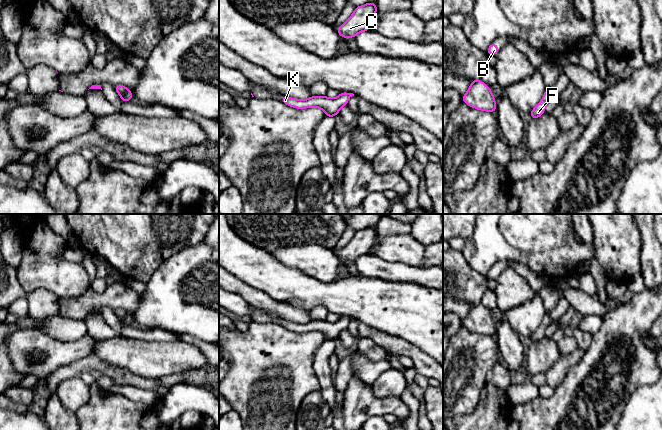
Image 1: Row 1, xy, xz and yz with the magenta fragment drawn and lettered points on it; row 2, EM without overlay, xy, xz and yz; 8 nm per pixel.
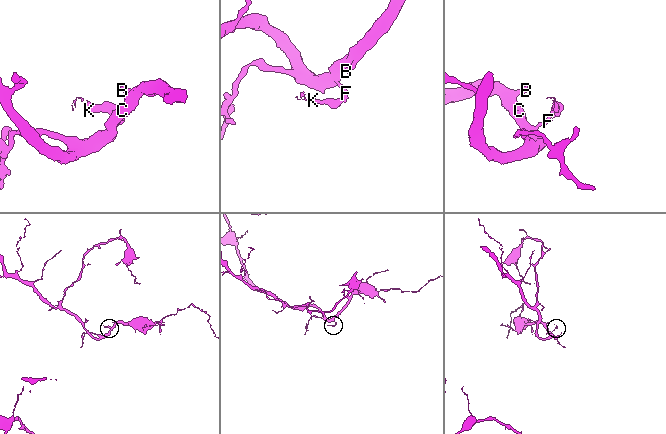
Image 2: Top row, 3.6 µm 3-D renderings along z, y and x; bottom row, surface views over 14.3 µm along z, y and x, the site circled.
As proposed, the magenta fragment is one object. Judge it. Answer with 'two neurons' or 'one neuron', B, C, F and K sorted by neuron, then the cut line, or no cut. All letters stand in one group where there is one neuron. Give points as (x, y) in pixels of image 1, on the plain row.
two neurons; groups B C F / K; cut xy (127, 312), (121, 321)

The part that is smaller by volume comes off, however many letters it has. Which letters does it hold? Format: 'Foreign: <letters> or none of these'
Foreign: K

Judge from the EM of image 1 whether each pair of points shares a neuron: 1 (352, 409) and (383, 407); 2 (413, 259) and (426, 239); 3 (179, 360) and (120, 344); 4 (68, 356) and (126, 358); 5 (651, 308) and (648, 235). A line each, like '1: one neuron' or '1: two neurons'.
1: one neuron
2: two neurons
3: one neuron
4: two neurons
5: two neurons

